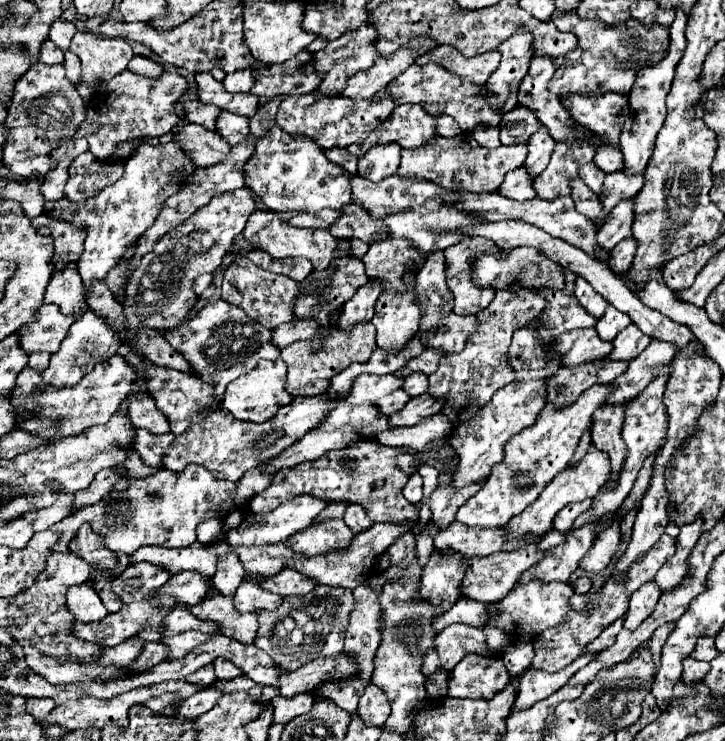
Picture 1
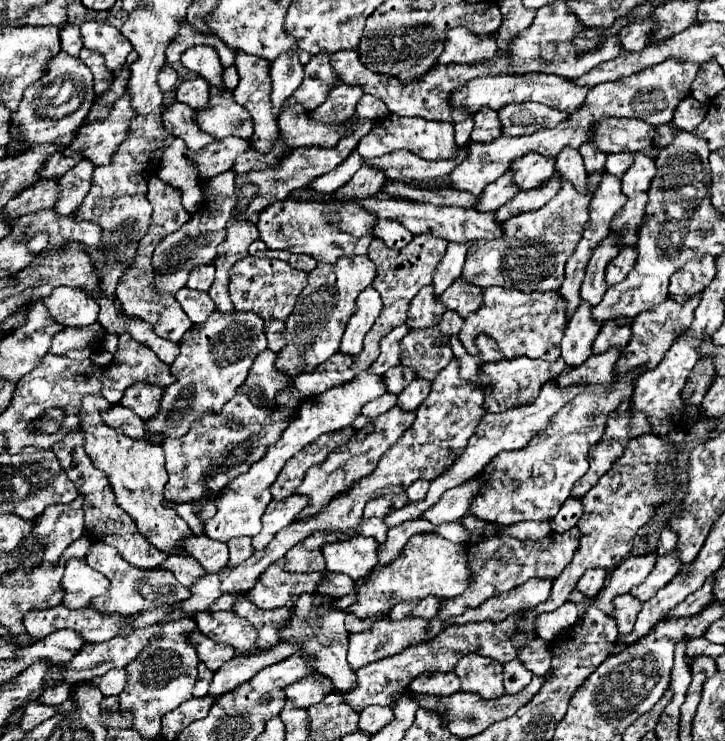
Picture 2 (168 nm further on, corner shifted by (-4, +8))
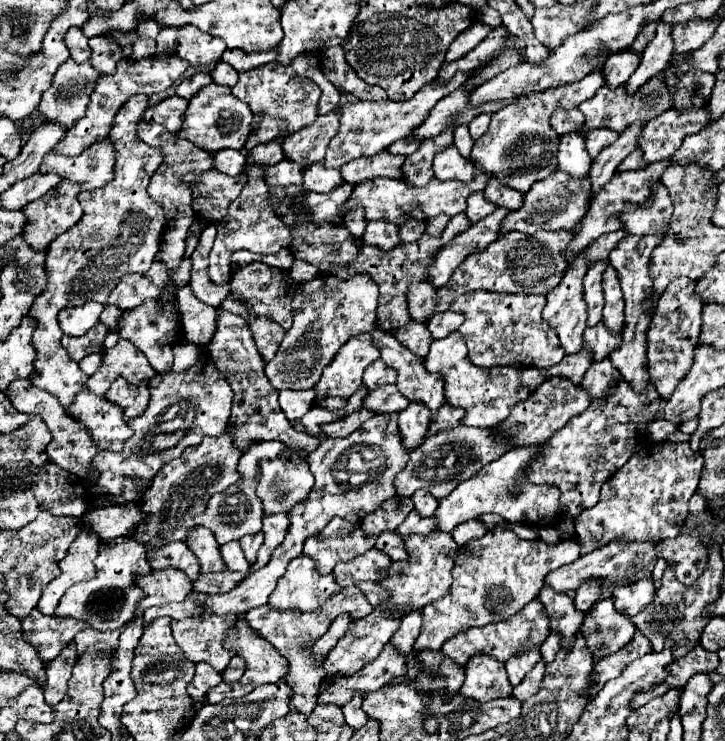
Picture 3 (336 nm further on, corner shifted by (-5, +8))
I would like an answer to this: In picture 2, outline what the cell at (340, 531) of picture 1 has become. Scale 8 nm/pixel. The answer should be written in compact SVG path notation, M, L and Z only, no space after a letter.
M355 536L355 538L349 538L345 542L325 544L323 556L327 560L329 572L347 574L353 580L359 580L375 568L377 550L379 550L377 540L371 540L365 536Z

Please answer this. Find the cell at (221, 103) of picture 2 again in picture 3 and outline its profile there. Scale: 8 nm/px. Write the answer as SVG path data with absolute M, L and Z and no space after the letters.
M212 82L204 88L200 88L200 92L192 96L186 116L184 116L182 132L178 132L178 136L194 142L200 148L208 148L212 152L218 152L224 148L242 150L252 132L252 120L254 120L254 114L248 104L238 100L230 92L228 86L220 86L220 84Z

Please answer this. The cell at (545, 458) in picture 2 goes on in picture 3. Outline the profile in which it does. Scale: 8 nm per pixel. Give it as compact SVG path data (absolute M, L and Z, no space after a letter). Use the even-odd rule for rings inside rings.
M542 444L512 448L506 454L502 454L498 460L482 466L482 470L476 472L470 480L458 484L458 488L454 488L446 498L440 500L440 506L436 510L438 530L452 532L454 526L472 518L480 518L482 514L498 514L506 522L528 524L534 528L550 524L558 514L560 490L548 484L532 484L526 474L526 466L530 466L540 452L542 452ZM516 488L518 494L514 494Z

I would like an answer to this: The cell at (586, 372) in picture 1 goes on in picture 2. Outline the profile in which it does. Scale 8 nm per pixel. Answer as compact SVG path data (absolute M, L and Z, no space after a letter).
M547 382L541 388L541 394L537 396L537 400L529 406L519 406L519 408L511 408L507 412L501 414L485 414L477 426L477 432L471 436L465 452L461 454L461 458L457 458L457 464L453 464L453 468L449 468L449 472L443 472L441 476L437 476L437 480L431 480L431 488L427 492L427 498L421 502L409 502L405 508L391 512L385 518L385 524L389 528L397 526L399 522L405 520L413 520L417 516L421 516L425 510L429 510L433 504L437 504L439 496L443 492L447 492L449 488L455 488L457 484L463 484L465 480L471 480L473 476L477 476L477 472L481 472L485 468L485 464L489 464L489 460L493 460L493 456L497 456L503 450L521 450L527 446L527 442L541 430L545 430L551 422L551 418L567 404L571 402L583 388L581 386L567 386L567 388L559 388L555 382Z

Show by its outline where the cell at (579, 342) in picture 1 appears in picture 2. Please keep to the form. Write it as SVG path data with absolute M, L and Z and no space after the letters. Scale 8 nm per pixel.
M449 336L447 340L449 348L453 350L453 356L459 362L459 374L463 380L469 380L471 384L485 388L485 412L505 412L509 408L515 408L517 404L531 404L537 398L537 392L541 390L541 384L553 380L561 372L569 372L571 368L559 358L557 362L545 362L545 360L531 360L531 358L517 358L517 360L499 360L493 364L481 364L477 356L467 354L465 346L459 342L457 336Z

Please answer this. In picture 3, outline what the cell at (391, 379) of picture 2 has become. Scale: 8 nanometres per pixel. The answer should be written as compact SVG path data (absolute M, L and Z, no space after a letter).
M394 384L380 386L366 396L364 408L374 408L374 412L400 412L408 404L408 398Z

